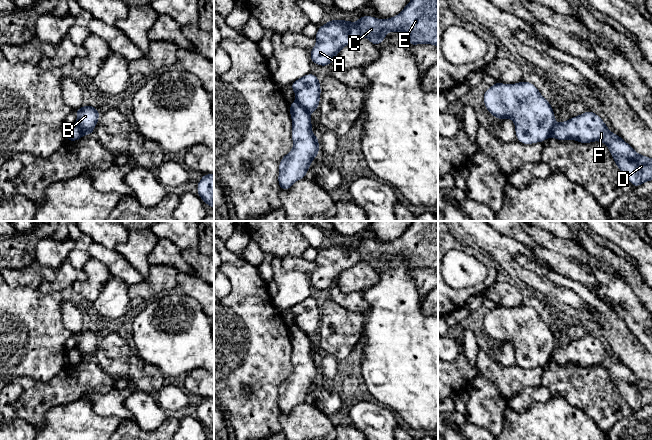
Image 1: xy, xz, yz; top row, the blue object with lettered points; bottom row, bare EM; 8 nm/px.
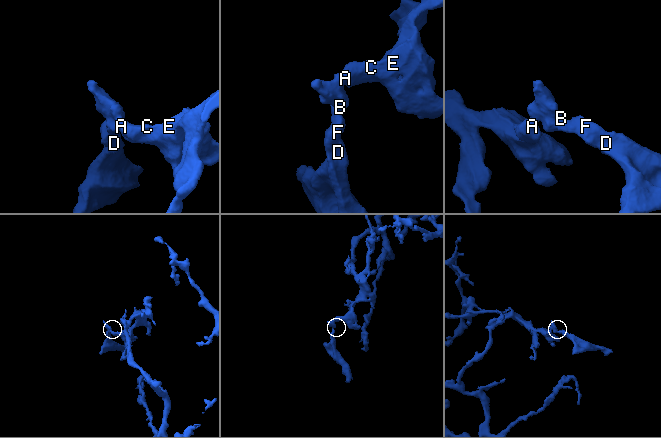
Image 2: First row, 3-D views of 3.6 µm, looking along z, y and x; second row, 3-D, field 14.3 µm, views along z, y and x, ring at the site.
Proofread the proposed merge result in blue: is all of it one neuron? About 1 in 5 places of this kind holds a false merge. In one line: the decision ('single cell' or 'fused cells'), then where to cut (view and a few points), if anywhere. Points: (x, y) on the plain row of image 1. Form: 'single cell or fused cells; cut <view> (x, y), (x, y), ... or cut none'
fused cells; cut xz (295, 325), (309, 336)

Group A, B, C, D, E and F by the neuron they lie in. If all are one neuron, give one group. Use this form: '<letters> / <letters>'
A B C E / D F

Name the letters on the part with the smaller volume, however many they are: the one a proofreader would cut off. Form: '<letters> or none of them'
D, F

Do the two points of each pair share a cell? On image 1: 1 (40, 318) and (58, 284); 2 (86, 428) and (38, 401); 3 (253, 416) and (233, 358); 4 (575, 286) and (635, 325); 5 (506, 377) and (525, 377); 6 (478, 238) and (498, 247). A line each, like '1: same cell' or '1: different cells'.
1: different cells
2: different cells
3: same cell
4: different cells
5: same cell
6: same cell

